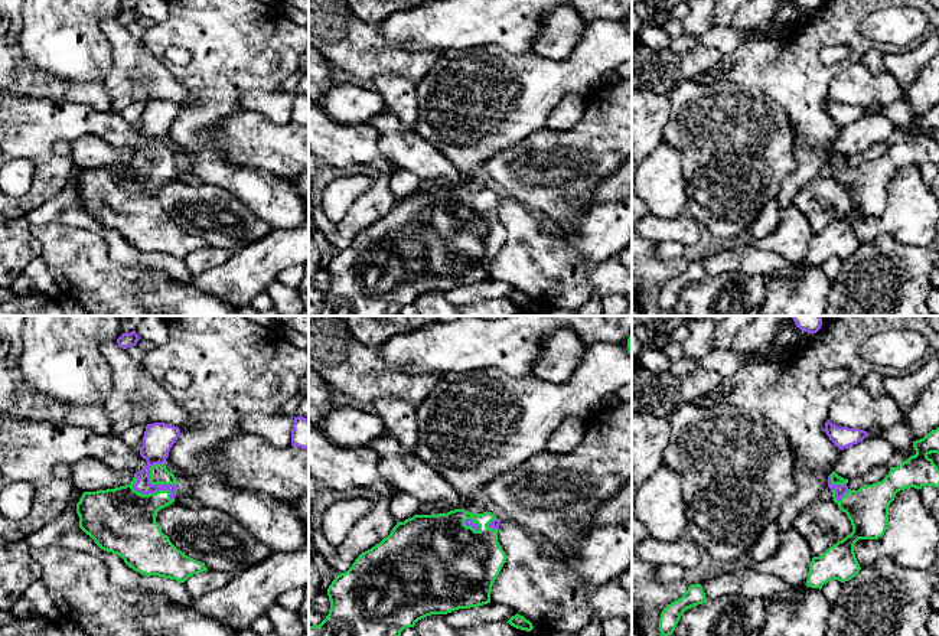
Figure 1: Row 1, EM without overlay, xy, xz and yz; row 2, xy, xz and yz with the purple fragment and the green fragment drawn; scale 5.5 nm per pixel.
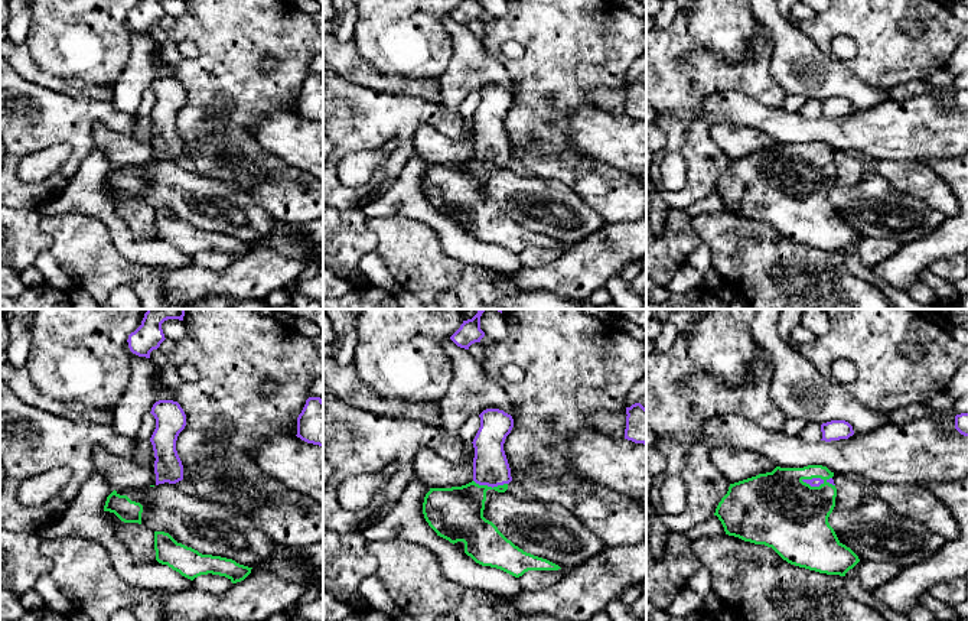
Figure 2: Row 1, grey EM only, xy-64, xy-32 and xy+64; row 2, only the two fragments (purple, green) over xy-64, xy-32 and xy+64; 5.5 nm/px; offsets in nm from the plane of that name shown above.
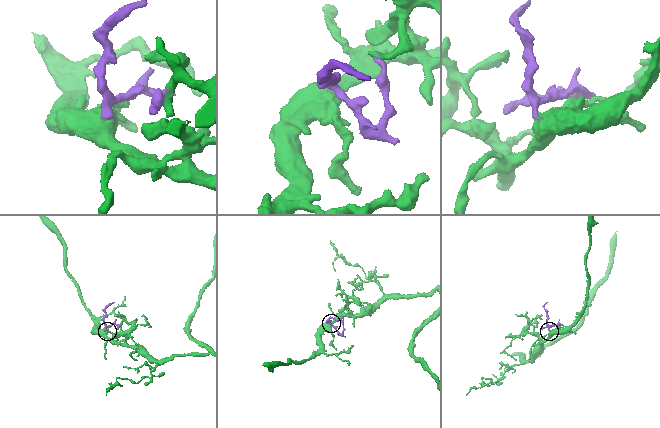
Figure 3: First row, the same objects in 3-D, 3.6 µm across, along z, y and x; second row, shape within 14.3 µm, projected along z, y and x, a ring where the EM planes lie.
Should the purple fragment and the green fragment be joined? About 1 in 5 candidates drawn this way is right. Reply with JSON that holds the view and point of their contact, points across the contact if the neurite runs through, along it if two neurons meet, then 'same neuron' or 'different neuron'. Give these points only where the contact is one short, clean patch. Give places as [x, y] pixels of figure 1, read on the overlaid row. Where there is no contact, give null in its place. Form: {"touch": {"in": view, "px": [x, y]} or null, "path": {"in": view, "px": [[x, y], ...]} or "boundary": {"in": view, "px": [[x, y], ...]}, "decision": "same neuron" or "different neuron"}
{"touch": {"in": "xy", "px": [155, 492]}, "path": {"in": "xy", "px": [[156, 447], [150, 467], [155, 492], [121, 521]]}, "decision": "same neuron"}

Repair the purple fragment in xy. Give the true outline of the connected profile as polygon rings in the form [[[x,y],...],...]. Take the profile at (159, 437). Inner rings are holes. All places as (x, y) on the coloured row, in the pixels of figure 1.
[[[146,425],[141,457],[147,466],[130,485],[84,492],[76,503],[79,528],[104,551],[120,555],[134,571],[185,583],[208,568],[179,551],[156,522],[160,509],[175,502],[177,480],[164,466],[180,428]]]

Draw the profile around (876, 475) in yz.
[[[877,466],[860,477],[850,479],[847,486],[851,490],[858,490],[864,485],[881,482],[890,472],[890,466]]]

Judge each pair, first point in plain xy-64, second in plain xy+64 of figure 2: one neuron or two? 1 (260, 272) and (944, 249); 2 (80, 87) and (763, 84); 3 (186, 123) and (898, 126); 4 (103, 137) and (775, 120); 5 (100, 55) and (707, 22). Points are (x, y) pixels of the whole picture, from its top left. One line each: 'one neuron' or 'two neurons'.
1: one neuron
2: one neuron
3: two neurons
4: two neurons
5: one neuron

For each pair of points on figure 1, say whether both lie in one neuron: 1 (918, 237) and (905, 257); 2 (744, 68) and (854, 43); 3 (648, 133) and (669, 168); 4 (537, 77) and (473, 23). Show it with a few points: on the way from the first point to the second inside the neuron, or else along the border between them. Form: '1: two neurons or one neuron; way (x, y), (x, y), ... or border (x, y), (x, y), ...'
1: two neurons; border (879, 235), (892, 235), (906, 244), (923, 245)
2: one neuron; way (772, 64), (782, 64), (809, 36), (827, 36)
3: two neurons; border (662, 140), (646, 156)
4: two neurons; border (466, 48), (501, 45), (518, 55), (531, 52)

